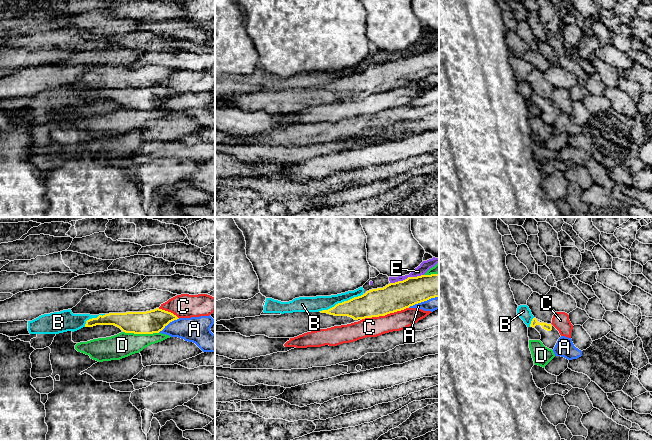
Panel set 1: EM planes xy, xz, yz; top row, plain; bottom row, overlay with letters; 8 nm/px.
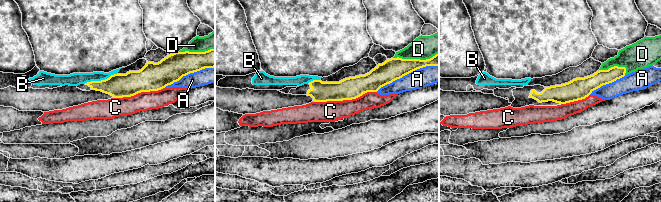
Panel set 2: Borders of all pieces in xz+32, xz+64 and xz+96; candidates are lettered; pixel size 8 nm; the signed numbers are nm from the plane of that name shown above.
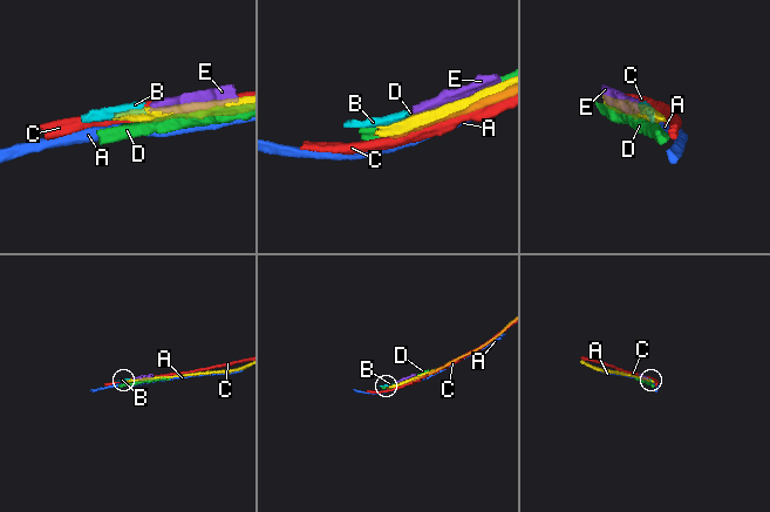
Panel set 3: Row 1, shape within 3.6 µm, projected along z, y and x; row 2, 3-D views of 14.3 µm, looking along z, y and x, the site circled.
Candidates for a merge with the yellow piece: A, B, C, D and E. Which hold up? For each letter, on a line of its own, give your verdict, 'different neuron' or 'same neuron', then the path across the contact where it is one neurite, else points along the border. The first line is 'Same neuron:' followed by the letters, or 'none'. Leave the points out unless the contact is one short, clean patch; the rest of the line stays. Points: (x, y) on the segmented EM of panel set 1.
Same neuron: none
A: different neuron
B: different neuron | along xz (363, 294), (318, 311)
C: different neuron
D: different neuron
E: different neuron

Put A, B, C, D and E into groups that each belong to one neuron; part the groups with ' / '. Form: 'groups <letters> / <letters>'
groups A / B E / C / D

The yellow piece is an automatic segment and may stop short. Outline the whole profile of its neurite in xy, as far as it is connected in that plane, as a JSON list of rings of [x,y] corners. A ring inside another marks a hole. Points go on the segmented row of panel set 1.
[[[156,308],[146,312],[109,313],[86,321],[85,327],[114,325],[125,333],[153,334],[179,319],[171,312]]]

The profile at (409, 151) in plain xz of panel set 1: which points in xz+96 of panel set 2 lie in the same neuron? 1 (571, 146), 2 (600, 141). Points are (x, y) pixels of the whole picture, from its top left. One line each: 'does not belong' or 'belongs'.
1: does not belong
2: does not belong

